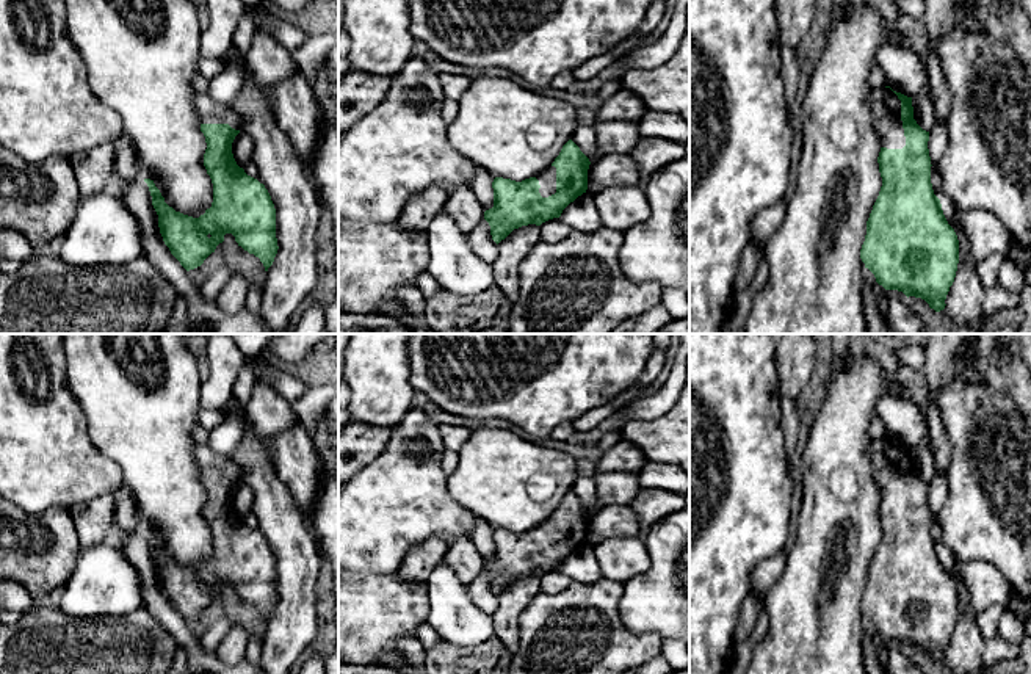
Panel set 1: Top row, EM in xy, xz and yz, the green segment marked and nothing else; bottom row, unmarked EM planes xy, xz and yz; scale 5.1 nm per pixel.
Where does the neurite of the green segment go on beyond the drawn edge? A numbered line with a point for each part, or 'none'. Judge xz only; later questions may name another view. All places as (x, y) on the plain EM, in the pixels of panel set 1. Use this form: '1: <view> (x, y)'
1: xz (547, 530)

